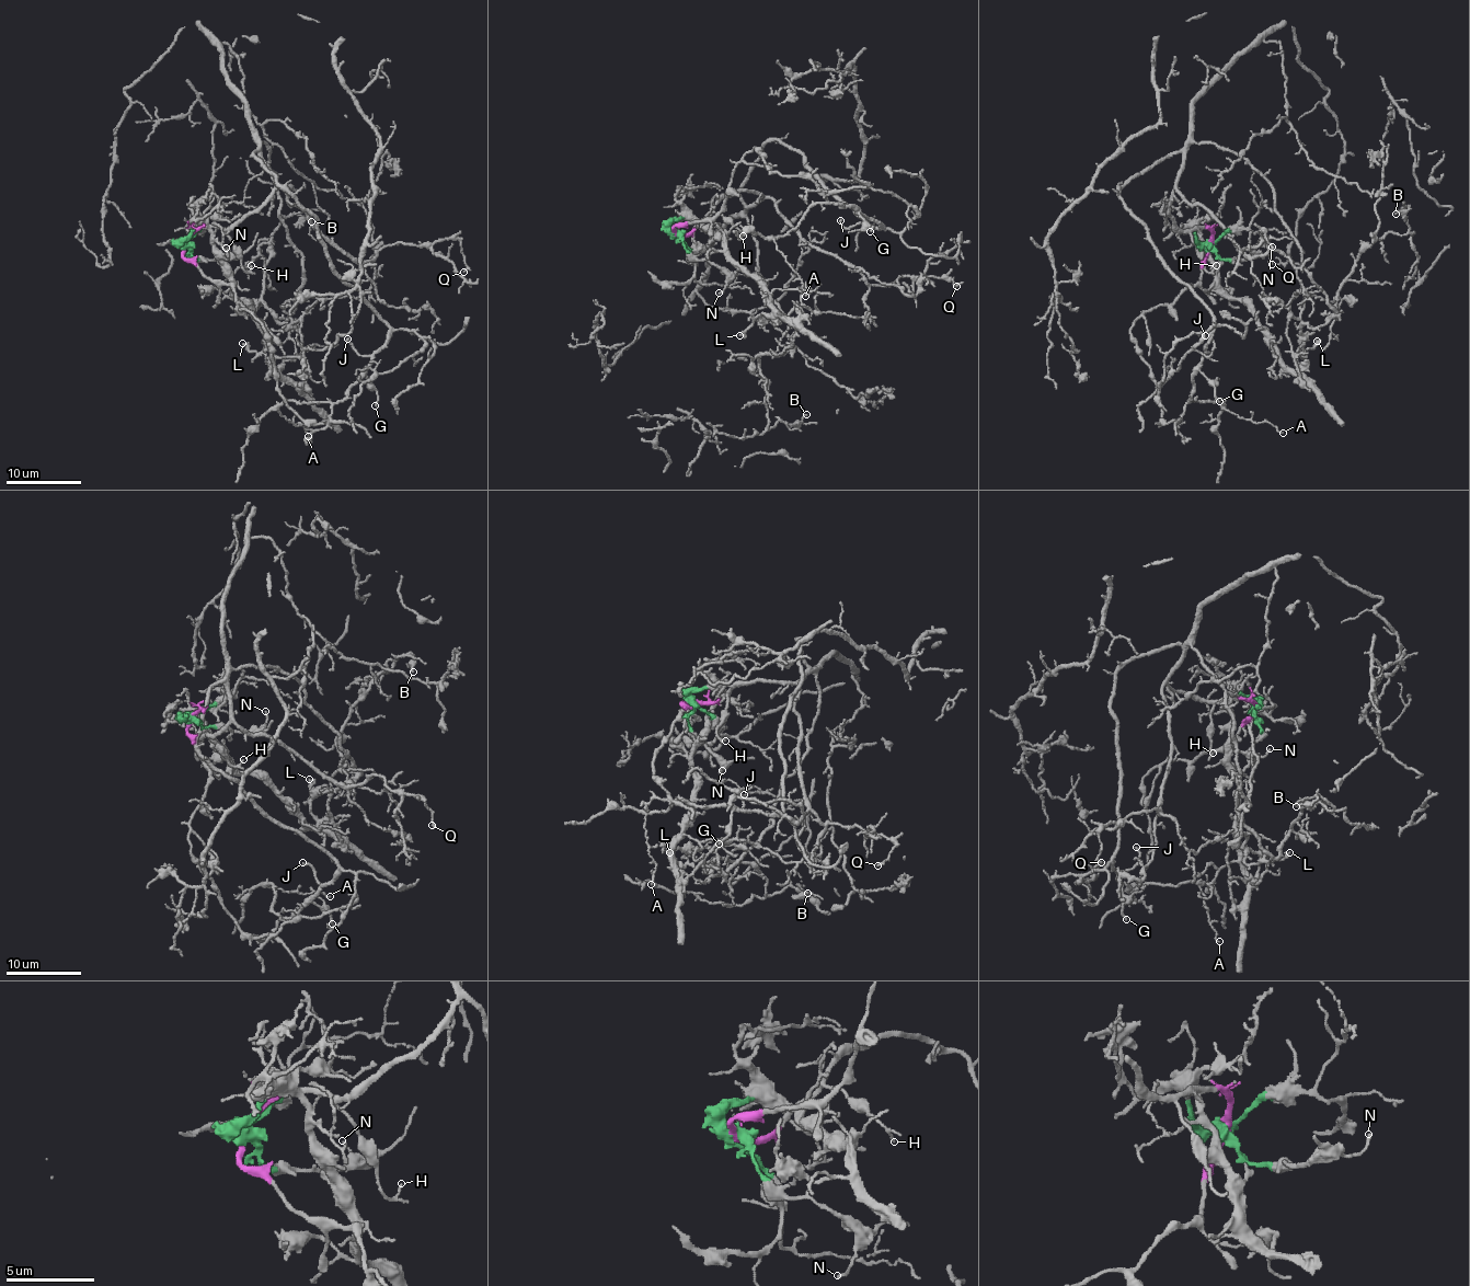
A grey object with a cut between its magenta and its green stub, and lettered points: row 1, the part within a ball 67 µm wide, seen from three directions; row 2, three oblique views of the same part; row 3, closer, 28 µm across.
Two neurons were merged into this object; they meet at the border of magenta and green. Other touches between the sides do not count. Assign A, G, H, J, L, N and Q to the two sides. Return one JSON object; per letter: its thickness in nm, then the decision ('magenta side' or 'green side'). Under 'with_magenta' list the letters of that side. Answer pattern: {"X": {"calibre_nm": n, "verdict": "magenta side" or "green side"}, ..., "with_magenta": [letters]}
{"A": {"calibre_nm": 80, "verdict": "magenta side"}, "G": {"calibre_nm": 120, "verdict": "magenta side"}, "H": {"calibre_nm": 90, "verdict": "magenta side"}, "J": {"calibre_nm": 130, "verdict": "magenta side"}, "L": {"calibre_nm": 220, "verdict": "green side"}, "N": {"calibre_nm": 150, "verdict": "green side"}, "Q": {"calibre_nm": 130, "verdict": "magenta side"}, "with_magenta": ["A", "G", "H", "J", "Q"]}

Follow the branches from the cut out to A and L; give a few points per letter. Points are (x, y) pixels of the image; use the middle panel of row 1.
A: (674, 233), (722, 207), (736, 165), (756, 148), (770, 171), (811, 179), (824, 194), (774, 240), (805, 295)
L: (674, 233), (670, 226), (676, 220), (696, 219), (765, 291), (773, 308), (738, 335)

